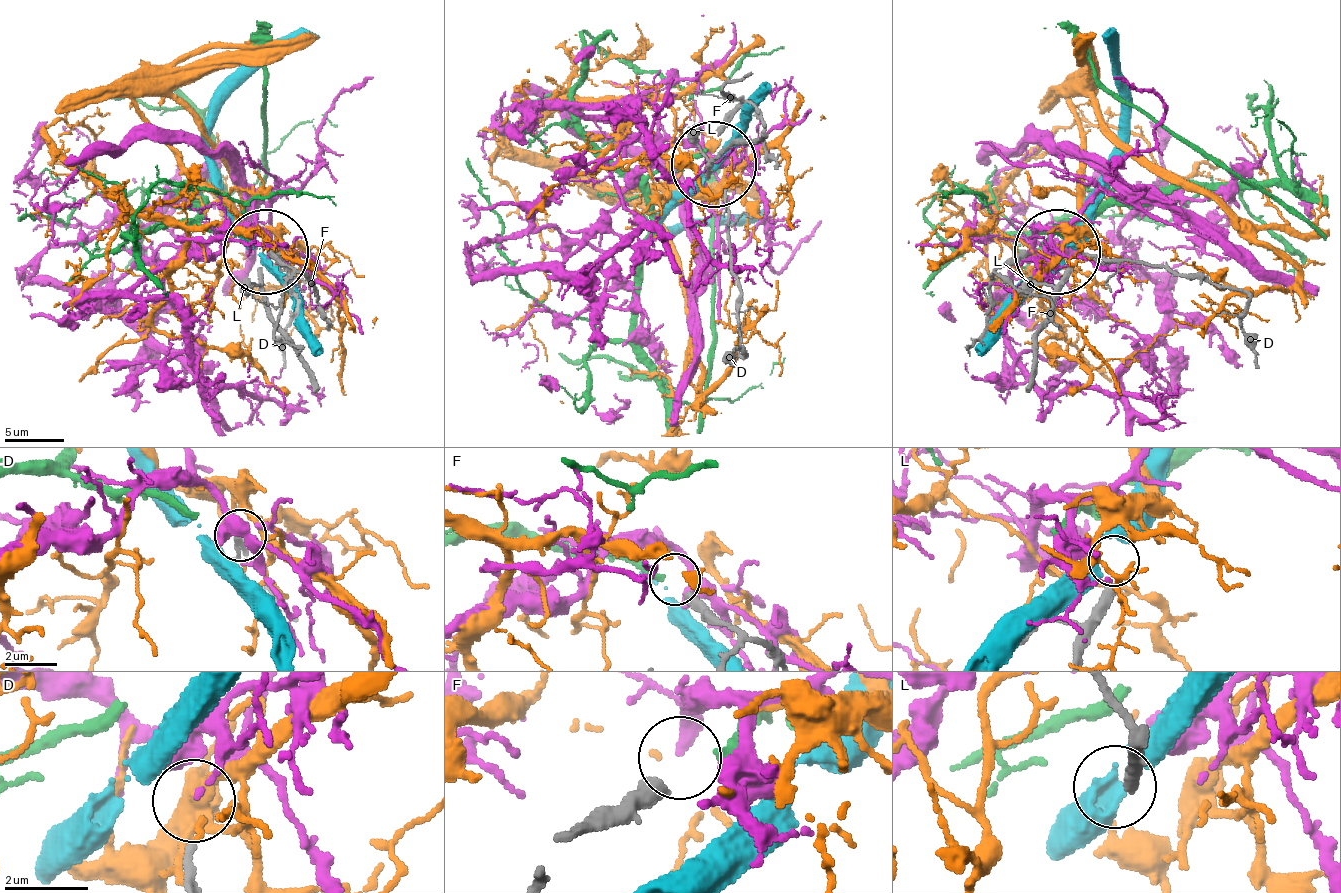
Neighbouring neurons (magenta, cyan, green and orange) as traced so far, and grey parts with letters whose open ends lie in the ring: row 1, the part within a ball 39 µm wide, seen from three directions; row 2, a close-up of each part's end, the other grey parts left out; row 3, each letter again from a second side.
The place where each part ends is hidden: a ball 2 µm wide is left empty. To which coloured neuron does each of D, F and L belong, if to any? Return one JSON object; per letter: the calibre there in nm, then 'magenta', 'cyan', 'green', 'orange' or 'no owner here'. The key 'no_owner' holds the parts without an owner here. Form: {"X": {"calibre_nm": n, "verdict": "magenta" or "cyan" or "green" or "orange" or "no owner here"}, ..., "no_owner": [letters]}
{"D": {"calibre_nm": 200, "verdict": "magenta"}, "F": {"calibre_nm": 440, "verdict": "green"}, "L": {"calibre_nm": 360, "verdict": "no owner here"}, "no_owner": ["L"]}

